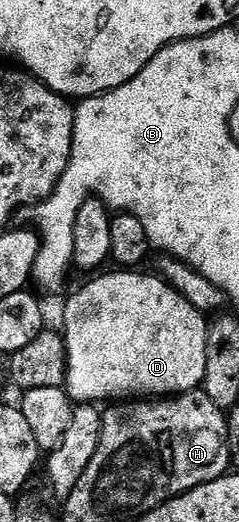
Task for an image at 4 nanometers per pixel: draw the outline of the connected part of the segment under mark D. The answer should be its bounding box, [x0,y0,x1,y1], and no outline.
[61,269,207,405]

